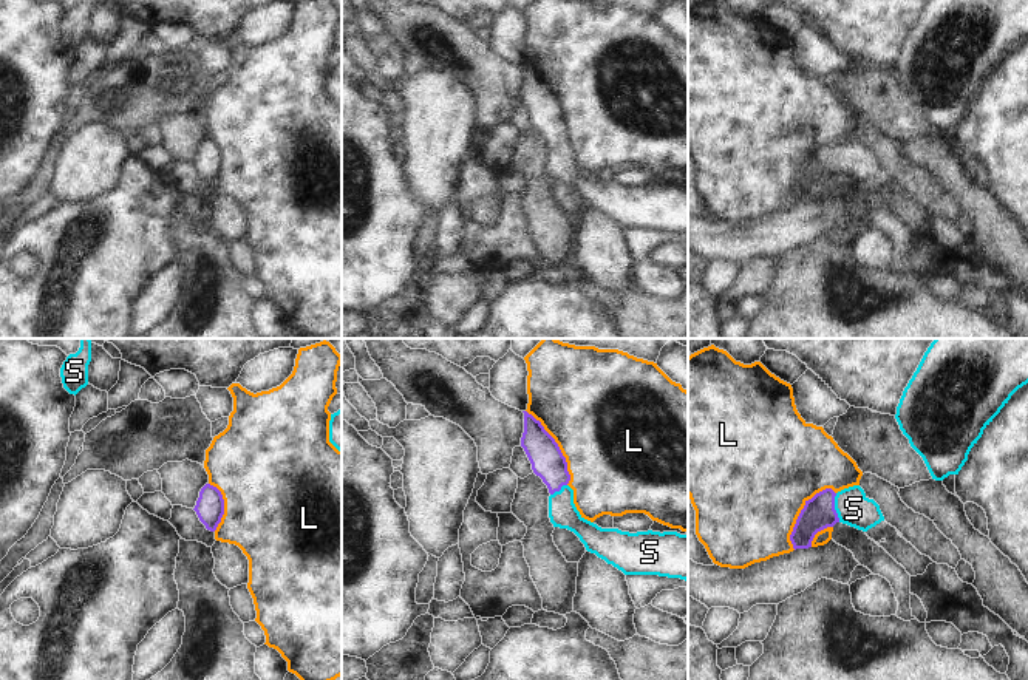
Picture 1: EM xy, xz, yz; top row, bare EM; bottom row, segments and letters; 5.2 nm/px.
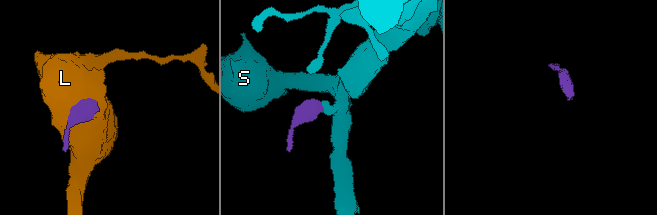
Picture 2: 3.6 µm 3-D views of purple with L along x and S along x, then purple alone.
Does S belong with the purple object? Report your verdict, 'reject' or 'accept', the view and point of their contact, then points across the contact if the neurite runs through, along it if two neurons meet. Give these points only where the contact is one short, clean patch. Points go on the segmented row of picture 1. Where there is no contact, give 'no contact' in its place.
accept; meets purple in yz at (833, 507); runs through yz (818, 513), (833, 507), (854, 509)

